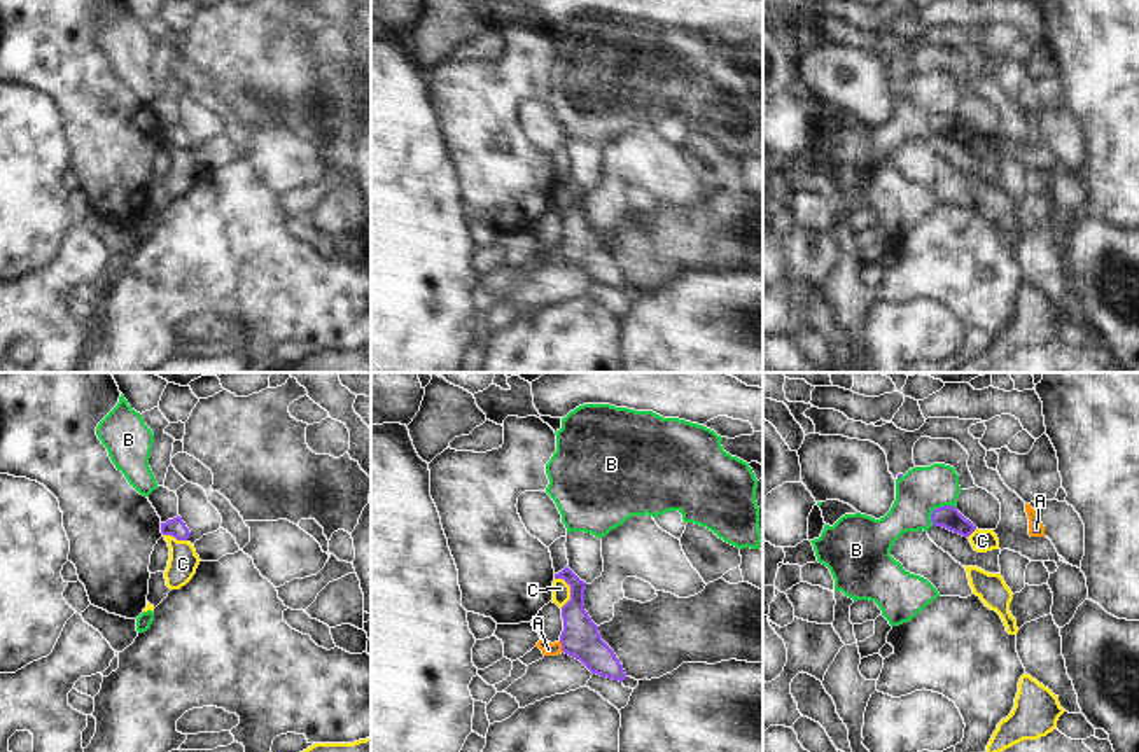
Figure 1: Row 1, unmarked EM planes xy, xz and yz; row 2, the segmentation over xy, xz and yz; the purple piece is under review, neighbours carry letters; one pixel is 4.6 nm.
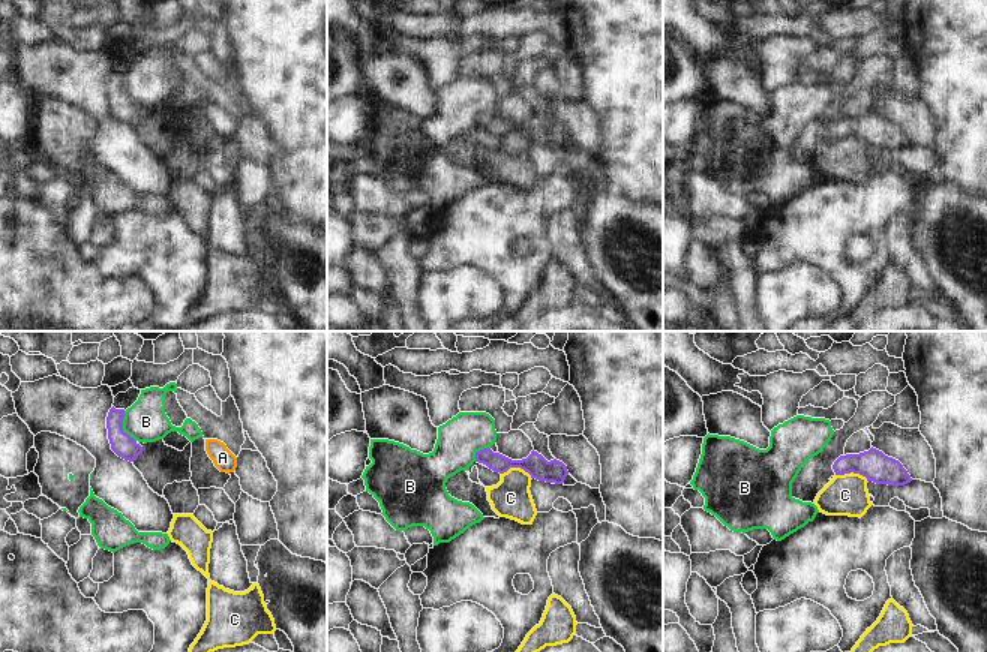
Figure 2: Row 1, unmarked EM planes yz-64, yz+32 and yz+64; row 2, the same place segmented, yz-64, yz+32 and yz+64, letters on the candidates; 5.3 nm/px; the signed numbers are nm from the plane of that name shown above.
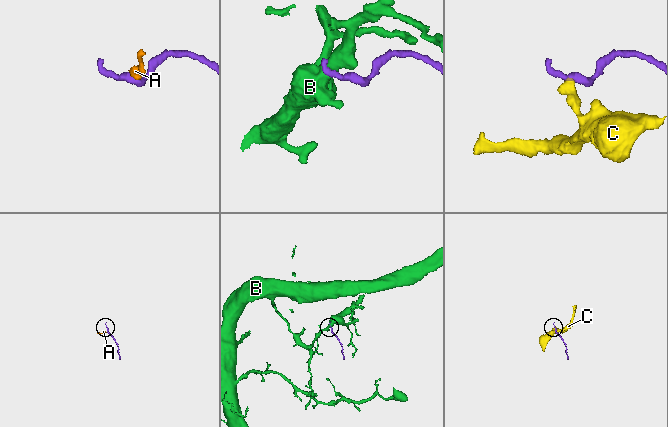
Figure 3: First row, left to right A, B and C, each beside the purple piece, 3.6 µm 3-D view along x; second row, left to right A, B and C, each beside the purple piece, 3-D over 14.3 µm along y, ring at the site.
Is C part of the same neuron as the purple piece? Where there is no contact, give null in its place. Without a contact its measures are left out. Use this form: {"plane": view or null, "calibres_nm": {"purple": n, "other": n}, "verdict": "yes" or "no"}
{"plane": "xz", "calibres_nm": {"purple": 180, "other": 80}, "verdict": "no"}

